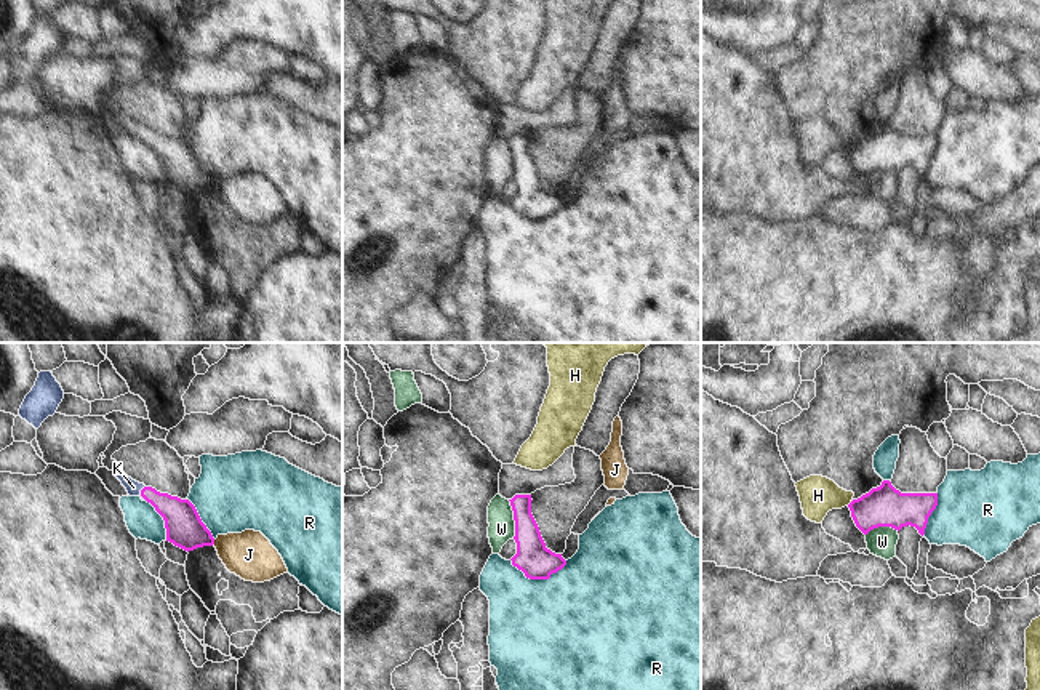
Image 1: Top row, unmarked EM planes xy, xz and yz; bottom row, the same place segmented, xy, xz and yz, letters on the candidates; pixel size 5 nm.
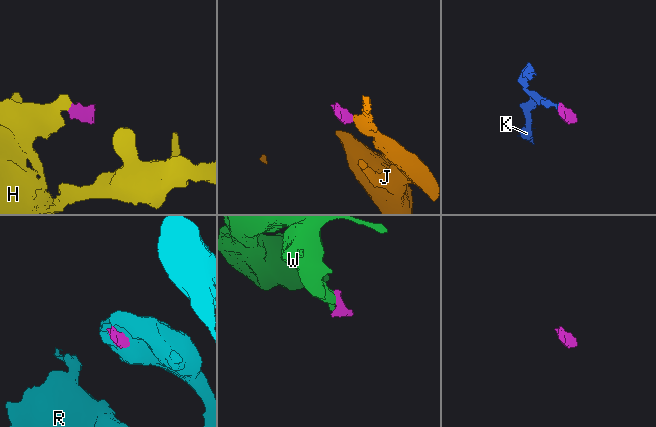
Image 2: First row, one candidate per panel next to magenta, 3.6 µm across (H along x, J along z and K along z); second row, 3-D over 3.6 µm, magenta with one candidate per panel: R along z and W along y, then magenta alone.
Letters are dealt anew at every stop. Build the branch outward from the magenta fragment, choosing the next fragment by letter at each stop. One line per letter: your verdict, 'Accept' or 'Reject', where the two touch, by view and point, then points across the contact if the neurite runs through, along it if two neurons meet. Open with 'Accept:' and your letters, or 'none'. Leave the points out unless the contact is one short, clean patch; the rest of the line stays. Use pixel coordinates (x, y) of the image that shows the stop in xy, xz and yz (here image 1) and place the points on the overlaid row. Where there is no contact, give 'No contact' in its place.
Accept: K
H: Reject. Touches magenta at yz (850, 503). Boundary: yz (852, 501), (847, 505)
J: Reject. Touches magenta at xy (213, 543). Boundary: xy (215, 540), (212, 545)
K: Accept. Touches magenta at xy (141, 493). Path across: xy (181, 519), (162, 501), (141, 493), (133, 487)
R: Reject. Touches magenta at xz (540, 578). Boundary: xz (567, 561), (548, 578), (528, 578), (511, 564)
W: Reject. Touches magenta at xz (514, 519). Boundary: xz (508, 500), (512, 509), (514, 538).

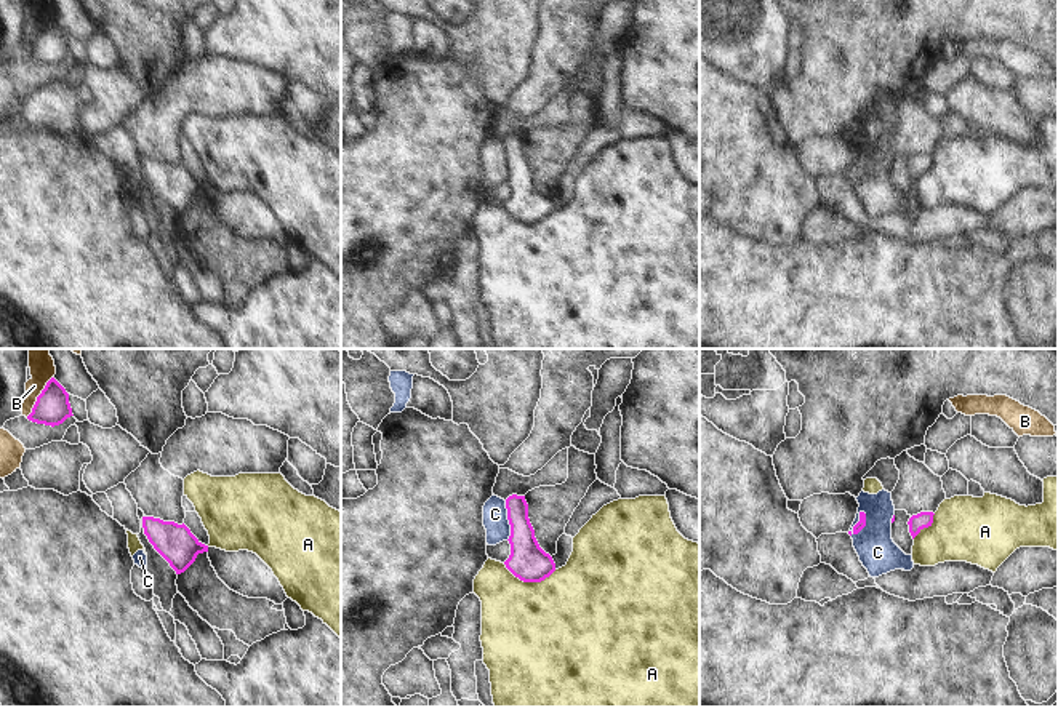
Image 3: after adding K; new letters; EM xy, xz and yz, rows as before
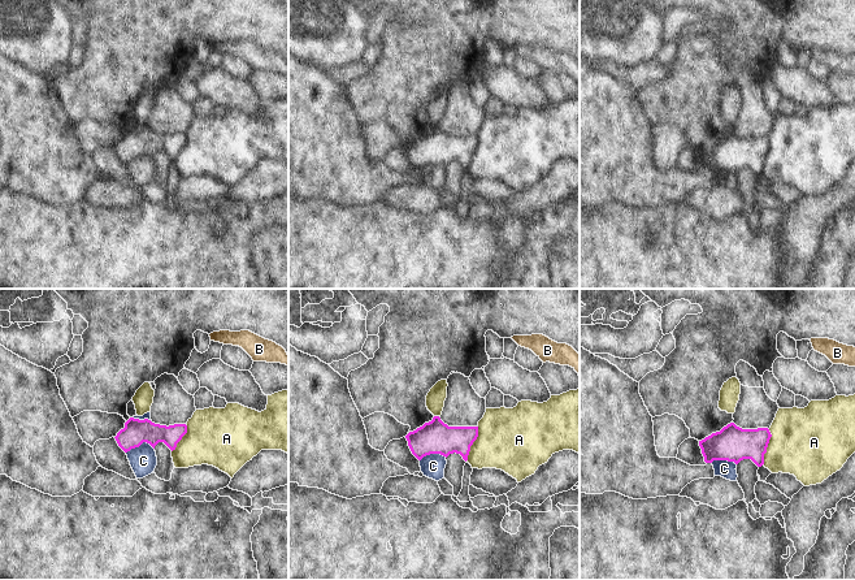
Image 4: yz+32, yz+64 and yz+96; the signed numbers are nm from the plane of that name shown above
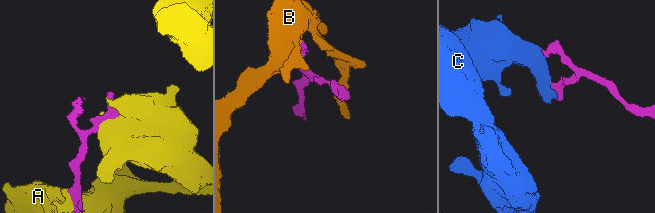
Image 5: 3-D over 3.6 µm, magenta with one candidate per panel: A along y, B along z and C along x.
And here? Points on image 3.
Accept: none
A: Reject. Touches magenta at xz (530, 581). Boundary: xz (503, 563), (524, 581), (543, 581), (556, 570)
B: Reject. Touches magenta at xy (37, 397). Boundary: xy (53, 376), (26, 416)
C: Reject. Touches magenta at yz (857, 523). Boundary: yz (863, 511), (850, 535).

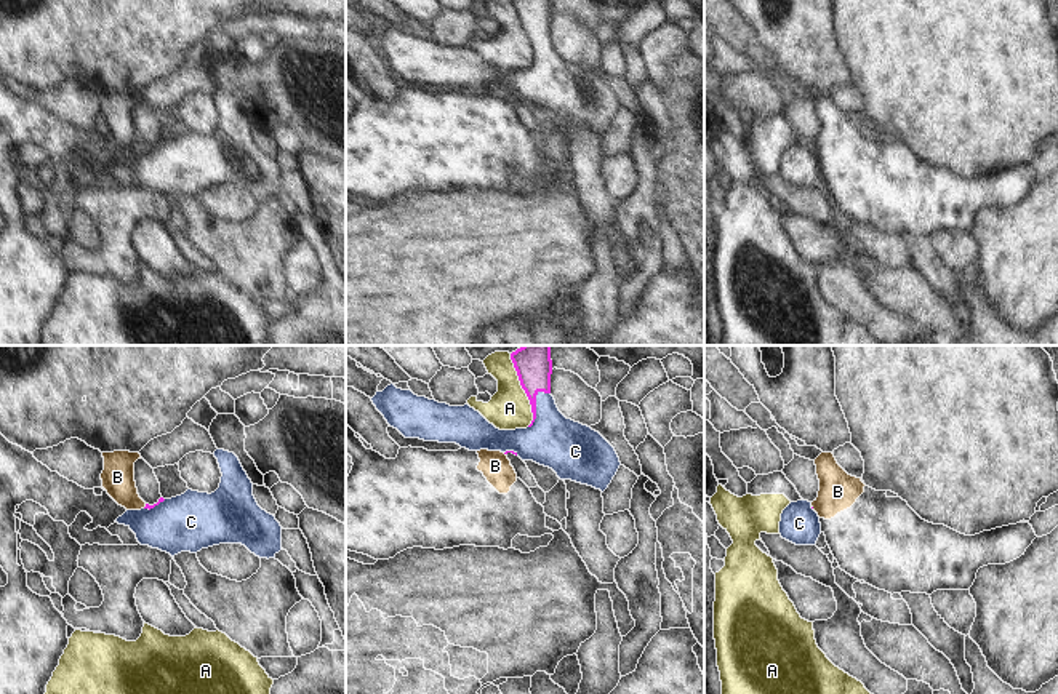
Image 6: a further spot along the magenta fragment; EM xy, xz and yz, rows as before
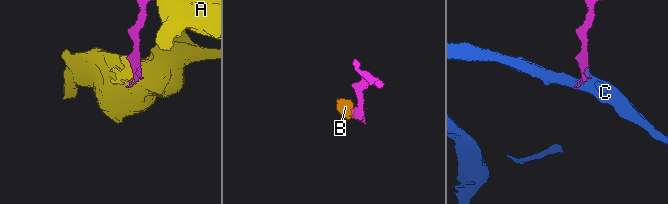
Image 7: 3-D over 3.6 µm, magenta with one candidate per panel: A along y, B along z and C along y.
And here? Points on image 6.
Accept: C
A: Reject. Touches magenta at xz (524, 389). Boundary: xz (509, 354), (519, 384), (530, 405), (532, 422), (528, 426)
B: Reject. Touches magenta at xy (146, 506). Boundary: xy (146, 504), (143, 507)
C: Accept. Touches magenta at xz (535, 405). Path across: xz (533, 365), (535, 405), (546, 416), (556, 442).

